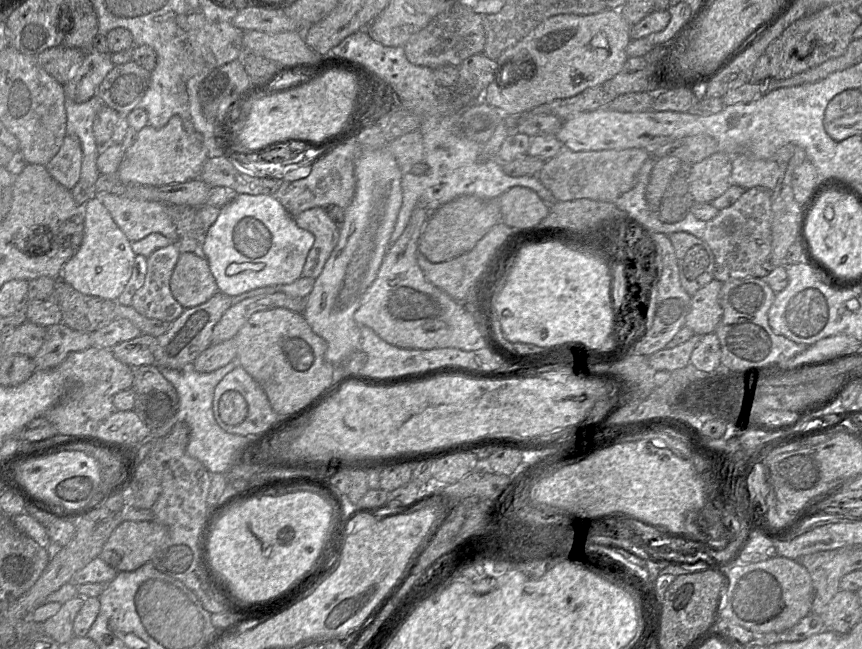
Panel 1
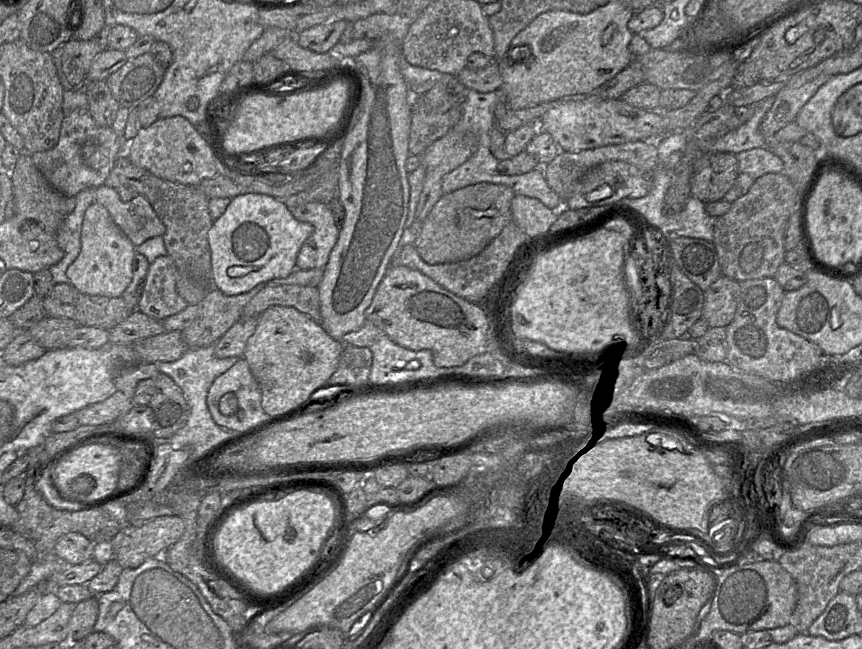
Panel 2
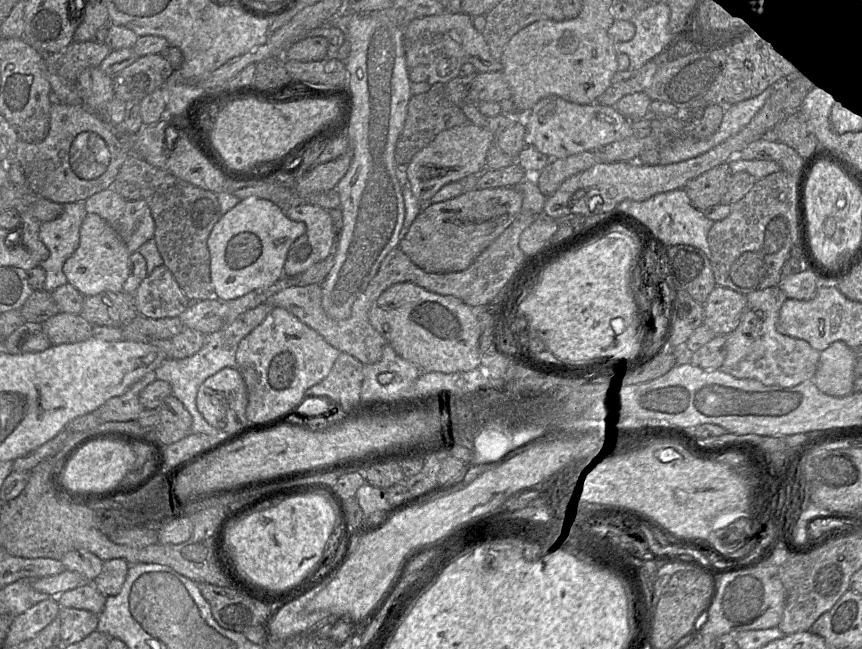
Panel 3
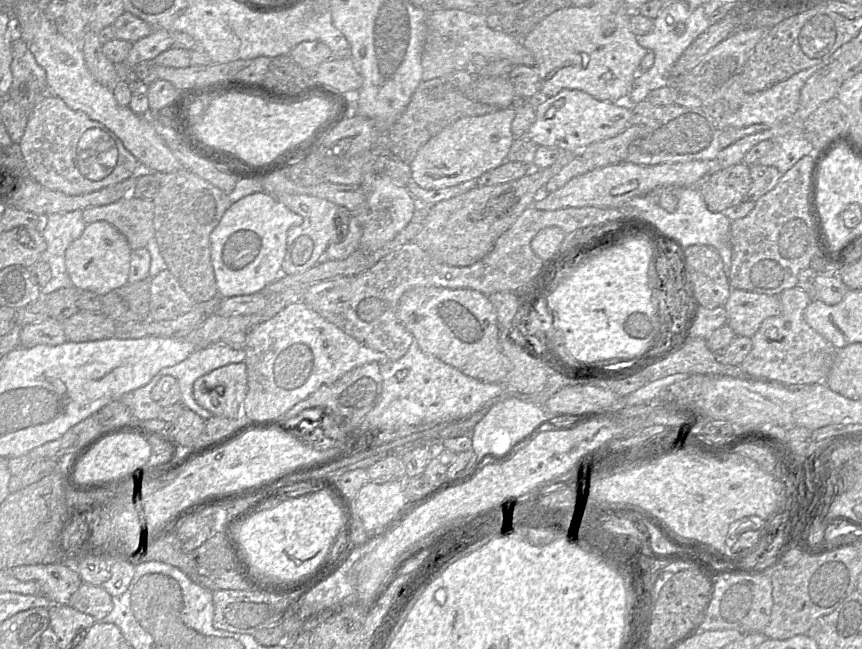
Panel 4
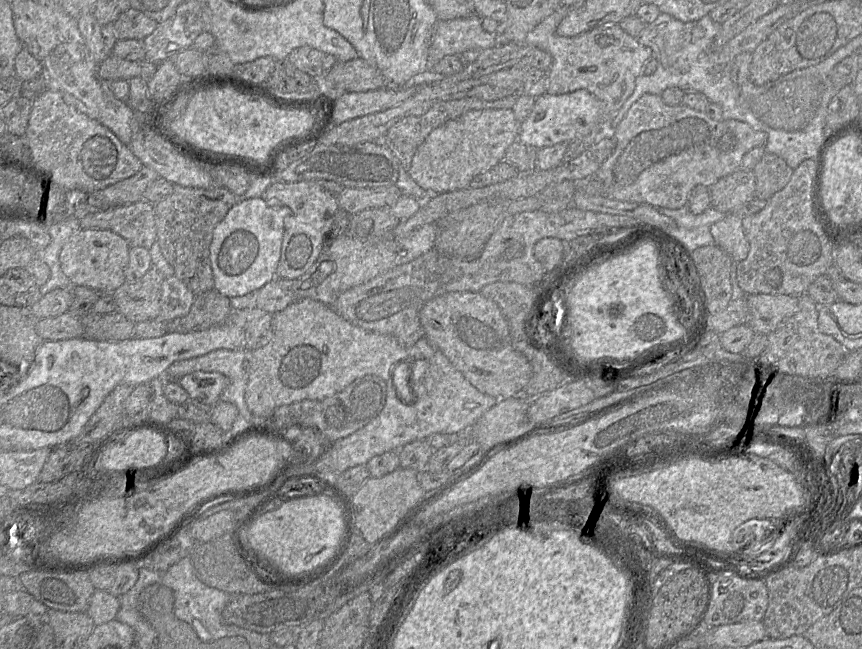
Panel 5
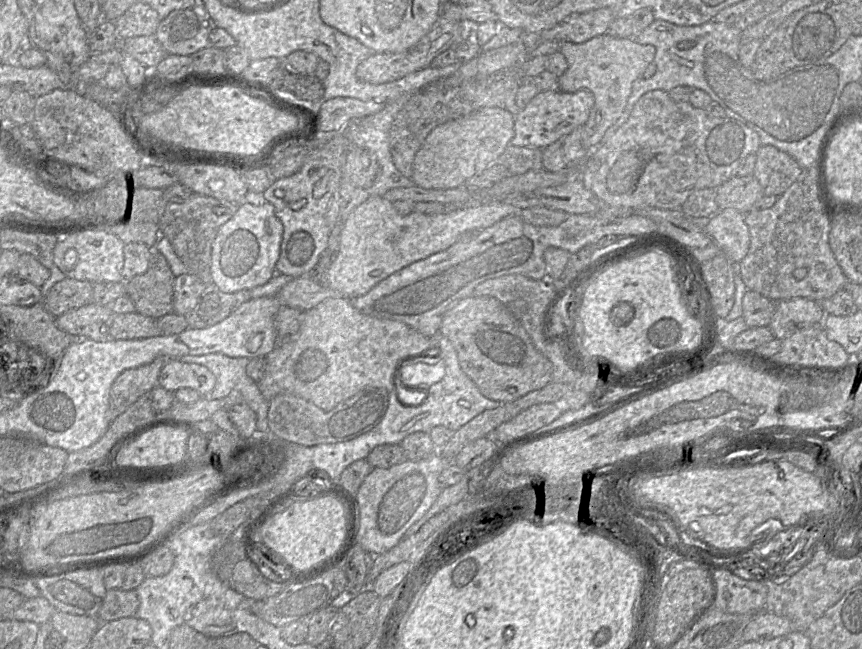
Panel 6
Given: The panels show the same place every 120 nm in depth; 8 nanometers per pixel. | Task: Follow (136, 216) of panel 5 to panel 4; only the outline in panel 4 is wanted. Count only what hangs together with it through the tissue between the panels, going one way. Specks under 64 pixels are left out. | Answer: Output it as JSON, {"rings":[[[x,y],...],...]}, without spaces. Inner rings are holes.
{"rings":[[[128,196],[111,204],[87,207],[82,217],[86,224],[96,221],[111,224],[126,238],[131,250],[146,248],[154,236],[152,200]]]}

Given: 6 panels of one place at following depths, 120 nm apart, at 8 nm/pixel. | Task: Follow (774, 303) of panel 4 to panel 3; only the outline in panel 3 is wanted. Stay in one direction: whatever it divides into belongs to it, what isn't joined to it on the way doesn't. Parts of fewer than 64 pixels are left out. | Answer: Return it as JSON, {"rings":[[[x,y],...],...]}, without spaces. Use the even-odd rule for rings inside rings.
{"rings":[[[715,286],[704,307],[704,322],[716,335],[728,335],[739,325],[746,306],[746,295]]]}

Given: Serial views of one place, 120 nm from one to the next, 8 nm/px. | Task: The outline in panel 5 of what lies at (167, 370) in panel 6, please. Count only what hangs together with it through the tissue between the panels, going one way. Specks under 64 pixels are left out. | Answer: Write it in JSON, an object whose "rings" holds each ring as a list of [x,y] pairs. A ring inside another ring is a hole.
{"rings":[[[196,371],[182,376],[177,383],[187,391],[191,400],[214,406],[228,386],[229,379],[219,372]]]}

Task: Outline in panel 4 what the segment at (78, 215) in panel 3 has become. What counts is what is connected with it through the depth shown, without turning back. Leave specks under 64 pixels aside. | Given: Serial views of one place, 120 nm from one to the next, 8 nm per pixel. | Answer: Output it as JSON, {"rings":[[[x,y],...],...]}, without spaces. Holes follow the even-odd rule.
{"rings":[[[74,210],[70,212],[53,213],[42,217],[41,234],[47,243],[47,247],[41,254],[40,260],[46,262],[51,269],[51,279],[41,288],[42,296],[47,296],[61,288],[73,287],[65,265],[65,252],[68,246],[81,236],[86,227],[82,212],[83,210]]]}

